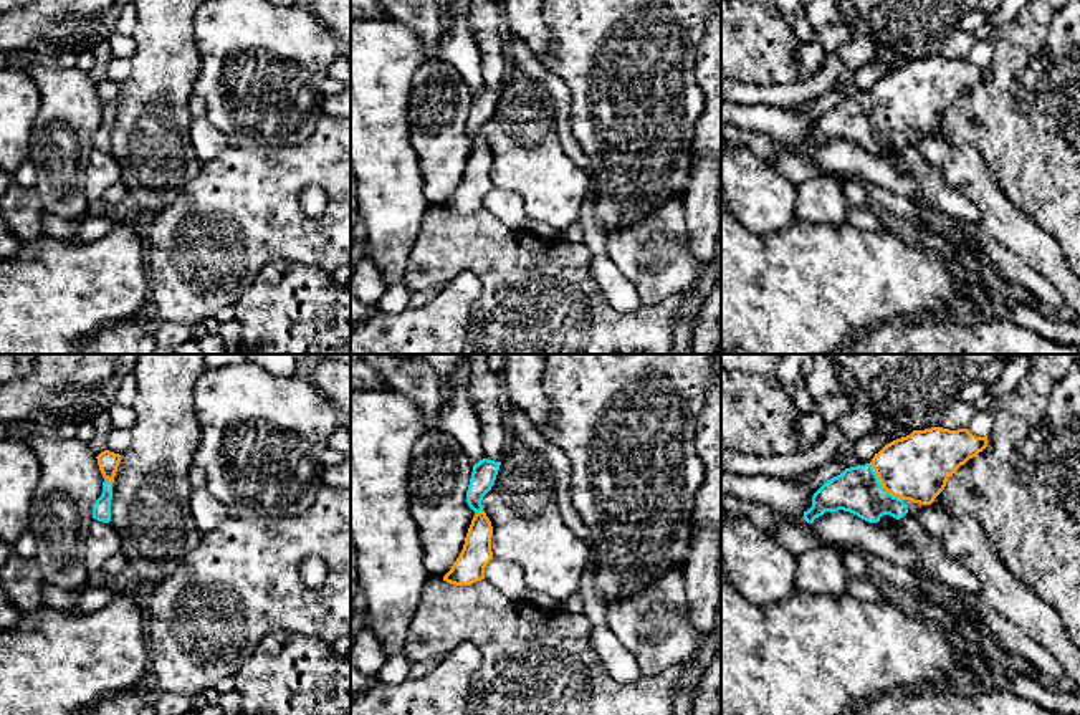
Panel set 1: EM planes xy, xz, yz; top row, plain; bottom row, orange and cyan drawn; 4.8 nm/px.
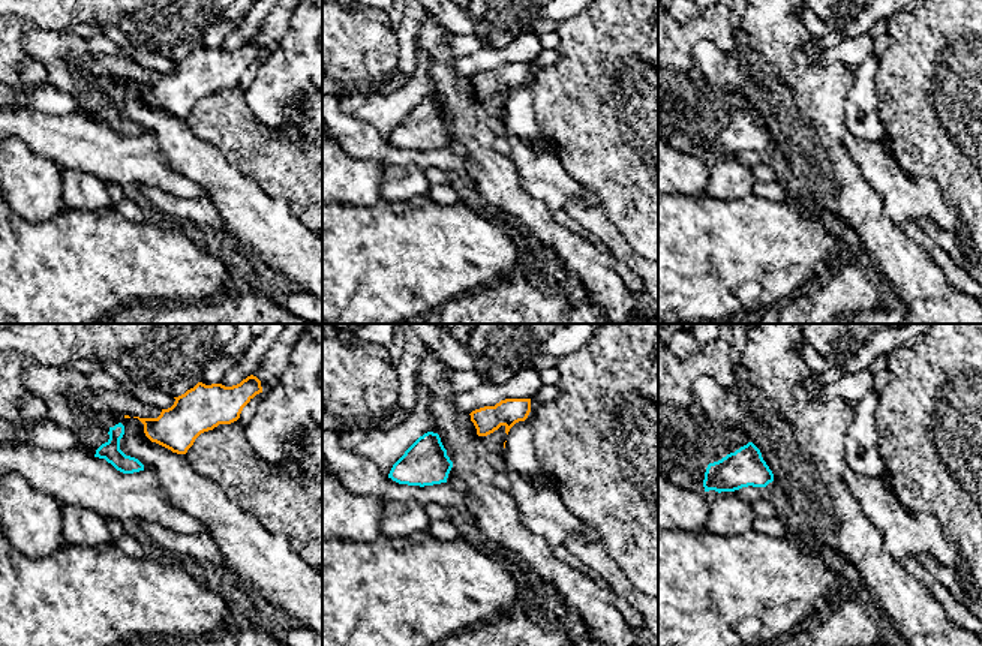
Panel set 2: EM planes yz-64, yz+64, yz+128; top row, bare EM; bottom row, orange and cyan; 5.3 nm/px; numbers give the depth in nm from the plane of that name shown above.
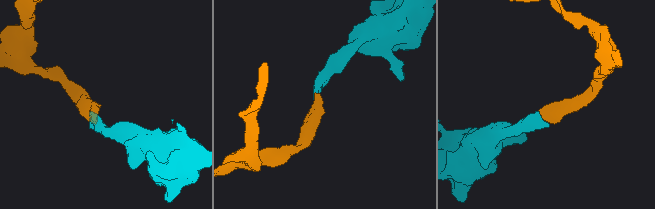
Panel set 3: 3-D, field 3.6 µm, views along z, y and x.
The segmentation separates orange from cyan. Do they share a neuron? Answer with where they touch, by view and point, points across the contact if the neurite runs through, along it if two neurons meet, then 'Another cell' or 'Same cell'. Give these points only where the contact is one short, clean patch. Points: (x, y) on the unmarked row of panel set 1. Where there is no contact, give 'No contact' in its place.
Touches orange at yz (882, 115). Path across: yz (917, 96), (897, 101), (882, 115), (857, 118). Same cell

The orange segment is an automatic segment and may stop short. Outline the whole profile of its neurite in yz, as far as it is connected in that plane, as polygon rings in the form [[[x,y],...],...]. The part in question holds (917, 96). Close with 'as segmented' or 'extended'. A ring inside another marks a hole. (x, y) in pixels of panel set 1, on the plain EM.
[[[931,56],[913,60],[910,65],[886,73],[870,93],[845,98],[827,109],[812,126],[812,136],[804,141],[804,149],[812,152],[825,141],[850,141],[868,152],[878,152],[883,144],[896,149],[908,142],[906,129],[931,134],[944,119],[946,111],[969,88],[987,76],[987,65],[976,66],[968,58],[949,60]]]; extended

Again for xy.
[[[104,79],[96,88],[98,88],[99,99],[104,106],[104,111],[103,111],[103,122],[93,136],[93,147],[98,151],[109,152],[111,151],[112,111],[114,111],[114,106],[121,91],[121,84]]]; extended

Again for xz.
[[[483,88],[473,94],[466,132],[475,141],[463,179],[443,210],[455,215],[470,215],[485,209],[485,197],[493,189],[493,156],[483,141],[481,129],[495,114],[501,91]]]; extended

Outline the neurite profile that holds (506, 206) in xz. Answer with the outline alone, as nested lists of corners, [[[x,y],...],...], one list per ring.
[[[493,187],[485,197],[485,209],[506,227],[518,230],[524,225],[526,212],[516,192]]]

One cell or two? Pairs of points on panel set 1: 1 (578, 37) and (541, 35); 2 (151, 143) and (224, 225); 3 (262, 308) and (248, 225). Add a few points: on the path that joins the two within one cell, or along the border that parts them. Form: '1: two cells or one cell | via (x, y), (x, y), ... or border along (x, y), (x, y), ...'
1: two cells | border along (543, 17), (553, 35), (553, 45), (540, 58)
2: two cells | border along (202, 163), (197, 174), (177, 192)
3: two cells | border along (293, 260), (272, 259), (234, 305)

